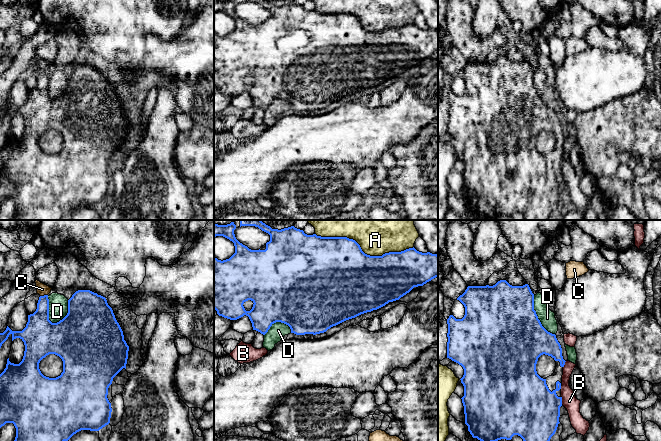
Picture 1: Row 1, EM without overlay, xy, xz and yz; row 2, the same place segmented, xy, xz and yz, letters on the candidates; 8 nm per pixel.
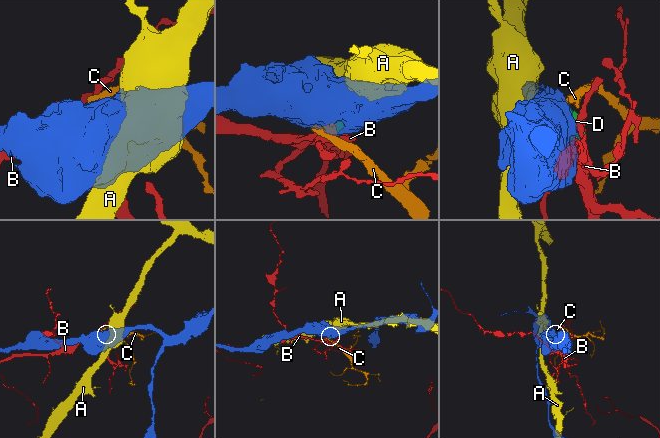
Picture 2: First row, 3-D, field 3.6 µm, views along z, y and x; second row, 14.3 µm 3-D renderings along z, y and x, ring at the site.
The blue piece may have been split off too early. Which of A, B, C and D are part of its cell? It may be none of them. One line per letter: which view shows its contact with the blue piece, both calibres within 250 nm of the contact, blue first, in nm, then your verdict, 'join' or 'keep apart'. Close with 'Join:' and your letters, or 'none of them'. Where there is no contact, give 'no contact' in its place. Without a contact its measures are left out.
A: contact in xz; calibres 500 and 460 nm; keep apart
B: contact in yz; calibres 440 and 120 nm; keep apart
C: contact in xy; calibres 190 and 90 nm; keep apart
D: contact in xy; calibres 300 and 160 nm; keep apart
Join: none of them

